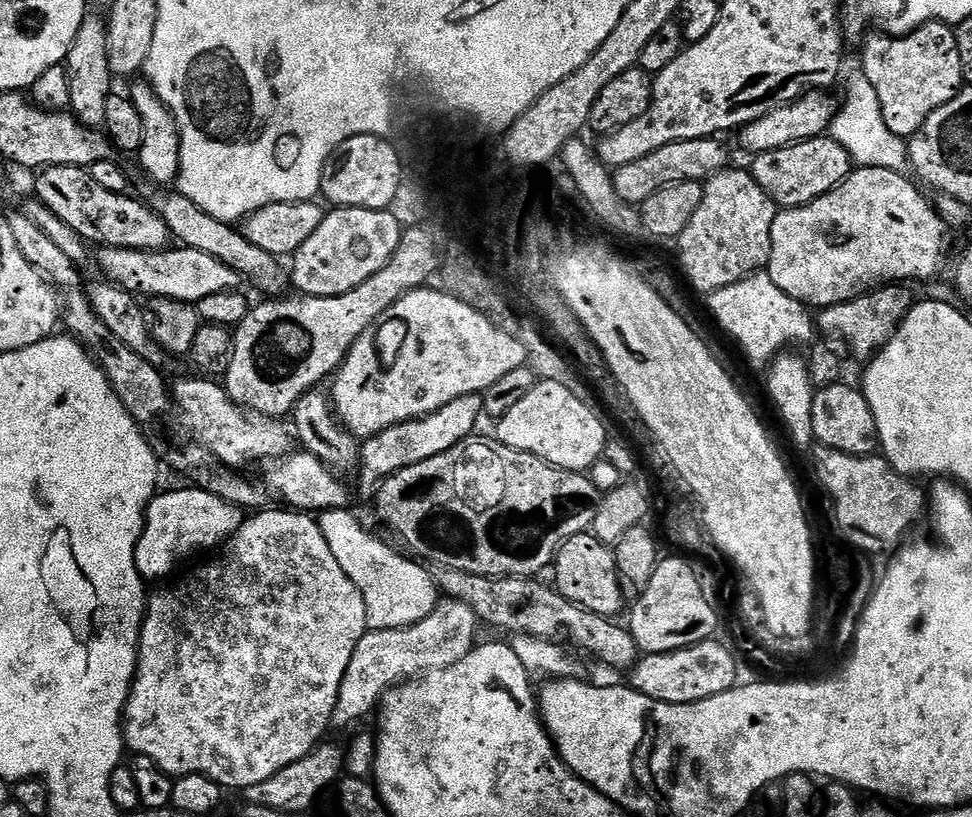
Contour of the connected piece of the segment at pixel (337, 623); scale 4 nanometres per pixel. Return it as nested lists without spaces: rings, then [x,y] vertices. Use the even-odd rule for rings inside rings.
[[[260,510],[249,515],[231,543],[219,553],[221,556],[217,560],[202,565],[173,588],[164,588],[153,596],[151,593],[147,601],[144,625],[140,627],[140,657],[136,663],[136,677],[132,679],[128,703],[124,706],[124,743],[131,751],[133,748],[136,756],[150,758],[173,778],[202,774],[218,781],[225,789],[246,790],[250,786],[258,786],[258,782],[266,782],[266,778],[274,778],[278,770],[286,770],[286,766],[310,754],[325,739],[324,731],[332,724],[338,690],[342,686],[346,666],[350,666],[350,654],[354,654],[354,646],[358,646],[364,633],[369,631],[366,602],[342,566],[338,566],[338,558],[334,558],[334,550],[330,550],[330,542],[326,542],[319,523],[303,512],[272,511]]]

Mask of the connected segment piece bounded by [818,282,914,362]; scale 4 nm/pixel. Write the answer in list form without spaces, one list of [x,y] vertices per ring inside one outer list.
[[[900,282],[885,284],[864,296],[855,296],[850,302],[819,309],[818,328],[824,331],[821,333],[825,337],[844,340],[857,361],[867,362],[888,345],[888,339],[898,331],[913,303],[914,297],[908,286]]]

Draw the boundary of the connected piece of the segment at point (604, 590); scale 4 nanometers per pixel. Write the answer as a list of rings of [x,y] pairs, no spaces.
[[[585,534],[570,538],[556,551],[556,559],[551,565],[550,573],[556,581],[554,587],[570,602],[582,606],[599,616],[619,617],[624,608],[625,585],[616,568],[616,553],[594,534]]]

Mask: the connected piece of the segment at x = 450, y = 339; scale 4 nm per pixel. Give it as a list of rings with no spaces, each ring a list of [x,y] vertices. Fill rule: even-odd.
[[[432,286],[415,288],[412,292],[405,292],[404,295],[400,297],[400,300],[394,302],[384,314],[376,319],[375,324],[371,324],[354,342],[354,346],[348,351],[347,358],[343,364],[340,365],[338,371],[335,373],[334,379],[331,381],[331,384],[333,384],[332,388],[330,387],[330,399],[337,420],[339,420],[353,436],[357,438],[377,436],[382,430],[386,430],[395,424],[401,424],[407,420],[416,420],[419,416],[428,416],[434,410],[438,410],[458,398],[484,393],[487,388],[494,386],[494,382],[498,382],[498,378],[502,378],[505,374],[510,374],[510,370],[525,367],[526,357],[527,350],[518,338],[512,337],[506,330],[500,329],[476,308],[472,308],[470,305],[467,305],[466,302],[460,301],[457,297],[451,296],[450,293],[446,291],[437,290],[437,292],[435,292]]]

